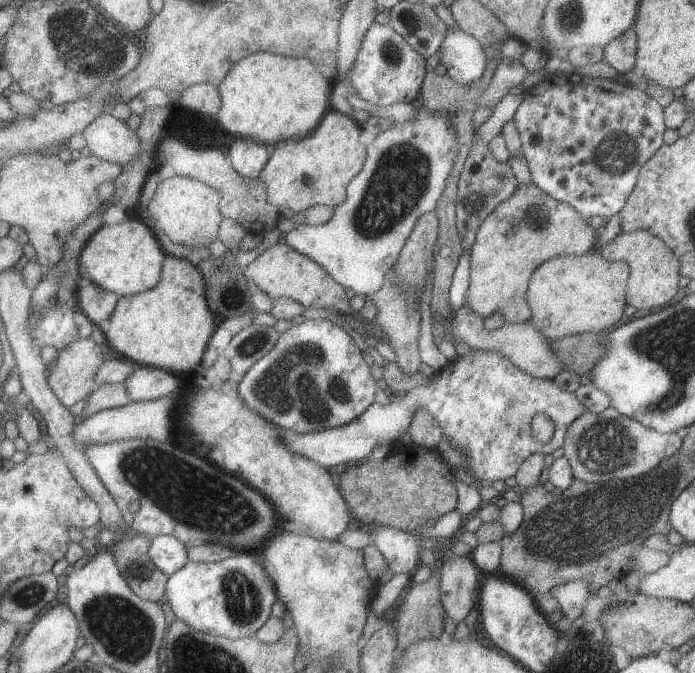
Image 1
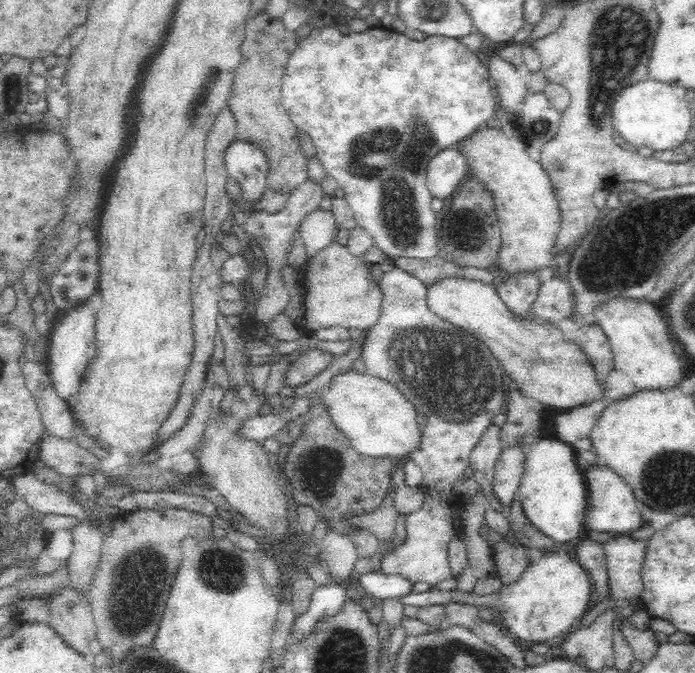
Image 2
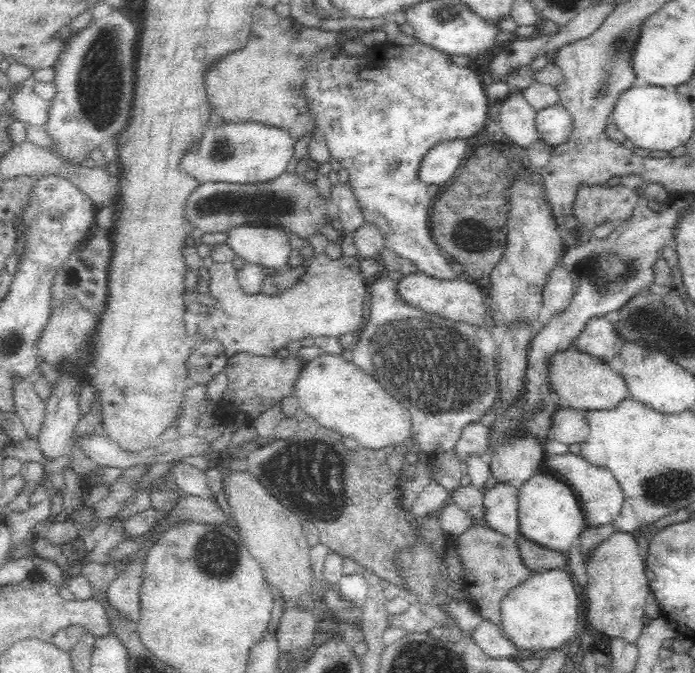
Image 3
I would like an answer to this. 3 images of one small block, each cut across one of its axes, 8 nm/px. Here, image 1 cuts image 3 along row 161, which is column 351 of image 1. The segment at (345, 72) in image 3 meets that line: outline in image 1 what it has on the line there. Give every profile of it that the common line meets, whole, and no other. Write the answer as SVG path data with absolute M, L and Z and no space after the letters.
M305 319L303 323L295 324L282 333L278 346L248 374L239 378L239 383L240 394L252 410L260 412L264 418L278 426L302 434L337 428L357 420L374 403L378 390L376 380L370 374L370 366L366 364L352 336L330 320L314 319Z

